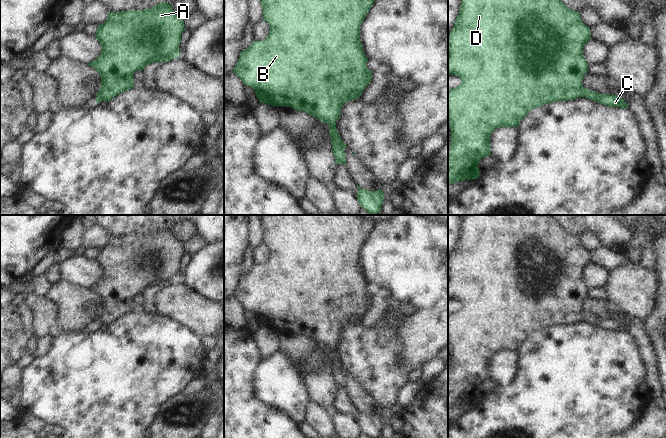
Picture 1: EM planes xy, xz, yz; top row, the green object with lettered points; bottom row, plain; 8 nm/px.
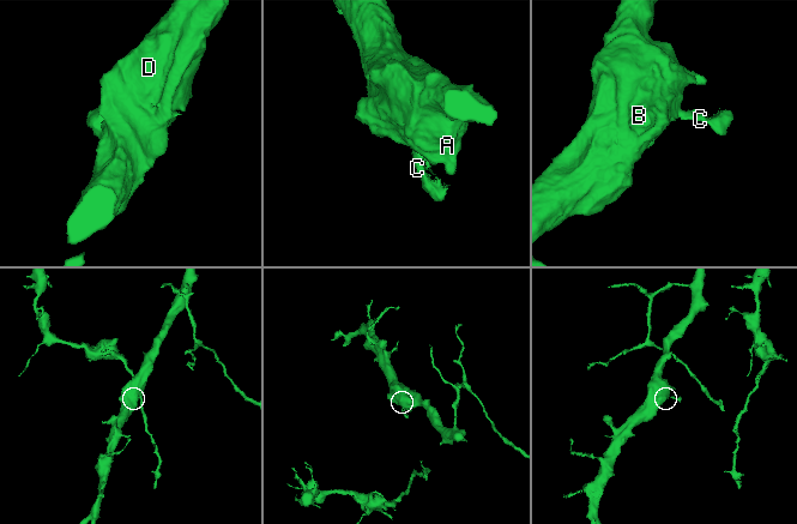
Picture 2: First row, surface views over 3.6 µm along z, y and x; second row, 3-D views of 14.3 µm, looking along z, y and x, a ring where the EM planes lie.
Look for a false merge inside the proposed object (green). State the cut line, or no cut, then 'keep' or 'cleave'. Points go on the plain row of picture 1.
no cut; keep

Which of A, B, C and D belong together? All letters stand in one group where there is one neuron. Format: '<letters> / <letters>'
A B C D

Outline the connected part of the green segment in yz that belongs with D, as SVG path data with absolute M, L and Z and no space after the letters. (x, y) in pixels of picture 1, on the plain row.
M464 215L460 236L454 247L454 252L448 261L448 299L455 299L461 303L461 308L453 313L448 313L448 343L451 353L451 369L448 378L448 409L465 403L477 403L480 399L478 388L482 382L491 379L490 360L500 351L518 351L521 344L533 333L556 325L574 324L585 321L608 331L621 331L627 333L628 329L620 320L602 318L591 315L582 309L584 299L587 297L588 288L583 280L585 267L591 264L590 251L586 250L573 233L569 233L551 215Z

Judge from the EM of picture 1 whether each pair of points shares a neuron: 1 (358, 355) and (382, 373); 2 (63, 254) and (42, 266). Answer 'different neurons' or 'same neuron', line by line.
1: same neuron
2: same neuron

